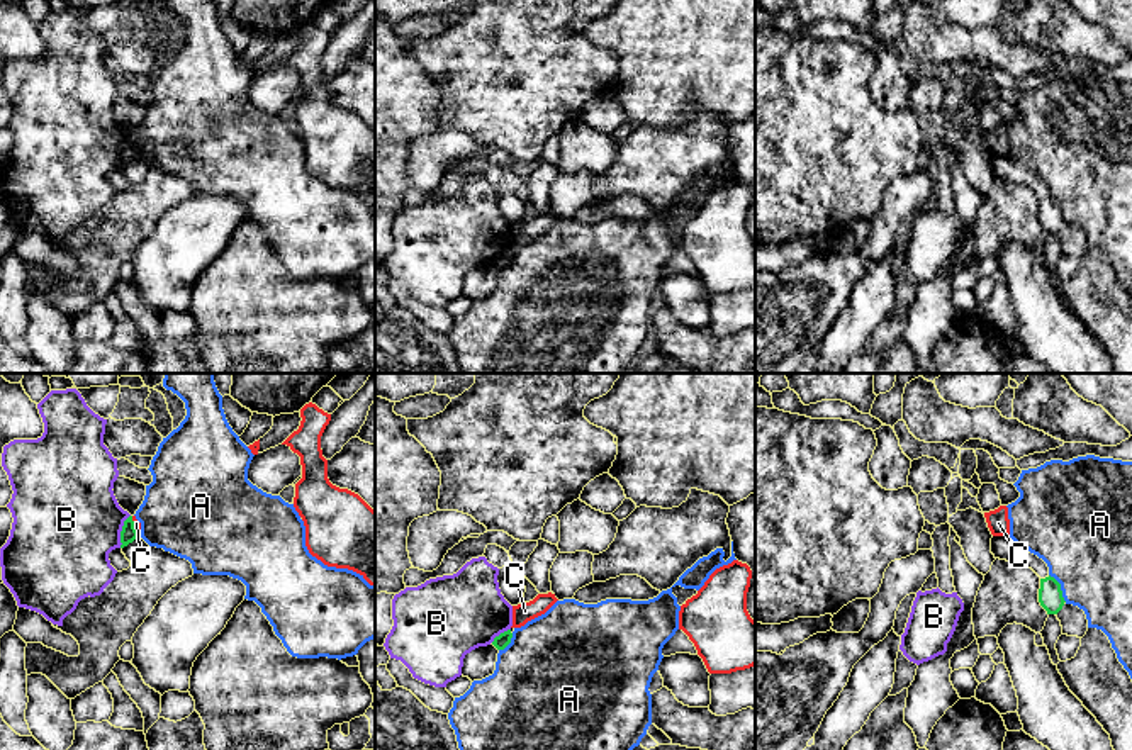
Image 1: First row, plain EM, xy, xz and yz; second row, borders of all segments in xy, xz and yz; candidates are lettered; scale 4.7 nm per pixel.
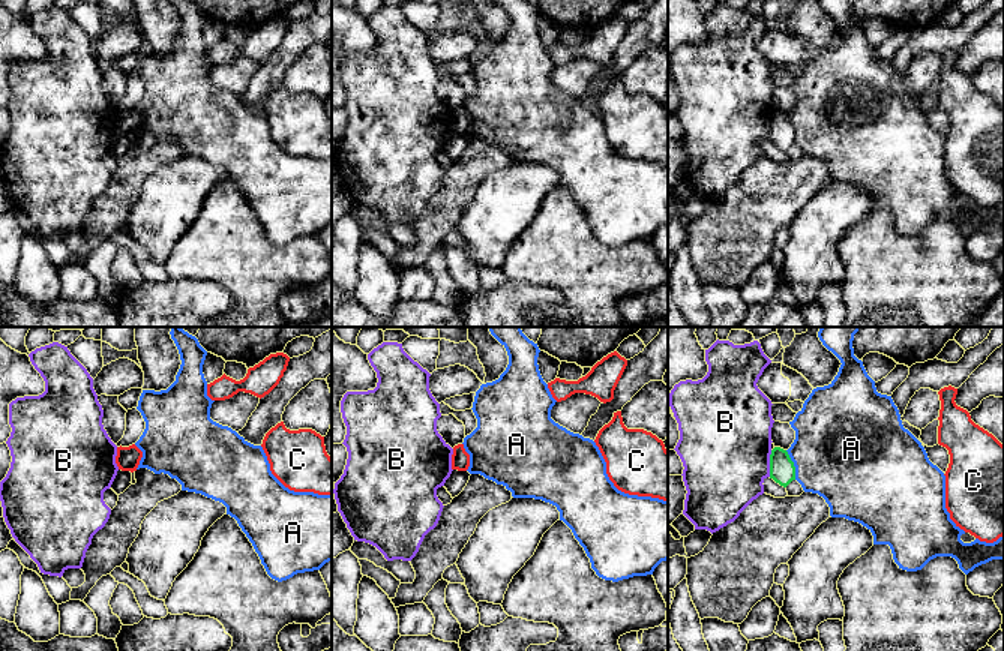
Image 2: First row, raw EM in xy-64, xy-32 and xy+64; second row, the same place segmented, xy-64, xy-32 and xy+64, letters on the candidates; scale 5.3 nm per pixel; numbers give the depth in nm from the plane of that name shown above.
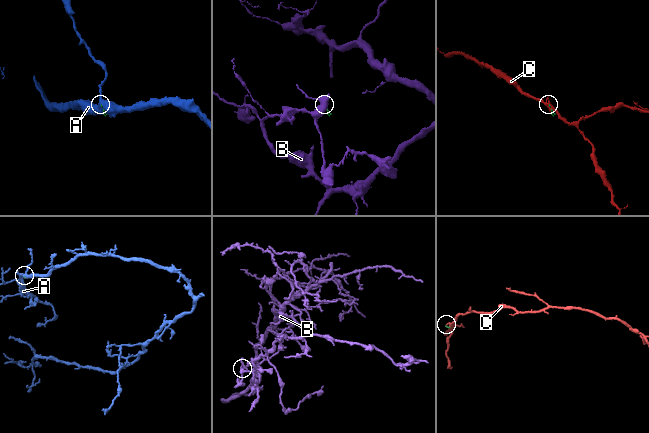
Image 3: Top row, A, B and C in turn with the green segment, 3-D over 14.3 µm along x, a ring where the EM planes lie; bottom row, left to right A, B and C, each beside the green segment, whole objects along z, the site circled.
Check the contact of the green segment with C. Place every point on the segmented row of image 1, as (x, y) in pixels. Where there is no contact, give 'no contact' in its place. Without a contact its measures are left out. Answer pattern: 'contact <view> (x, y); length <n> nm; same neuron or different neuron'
contact xy (133, 526); length 100 nm; different neuron

